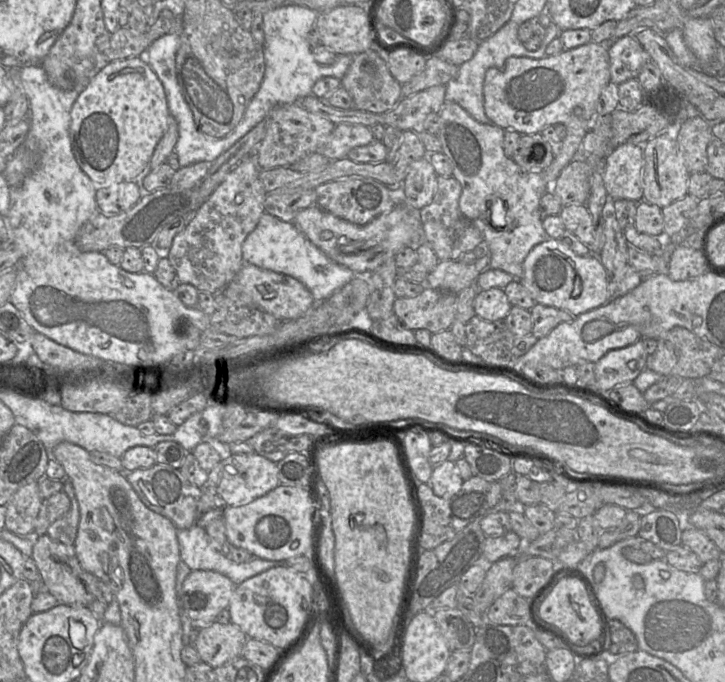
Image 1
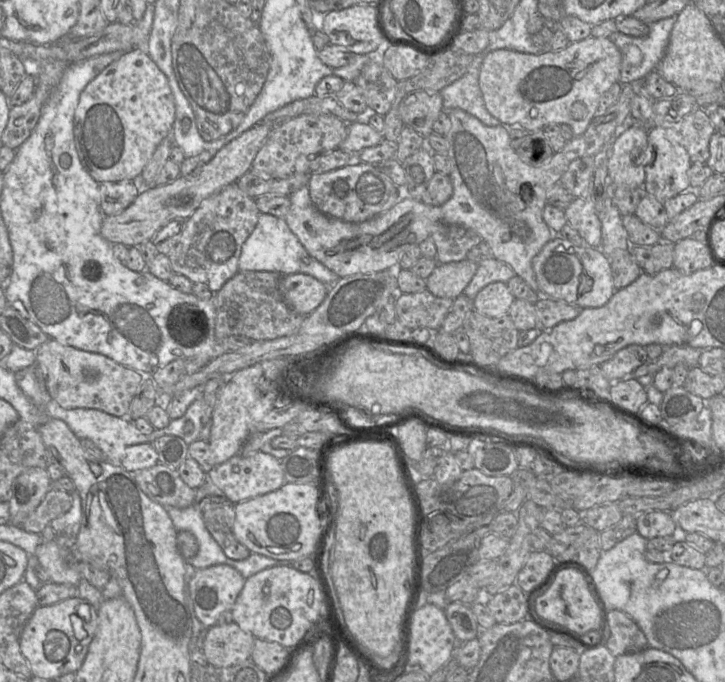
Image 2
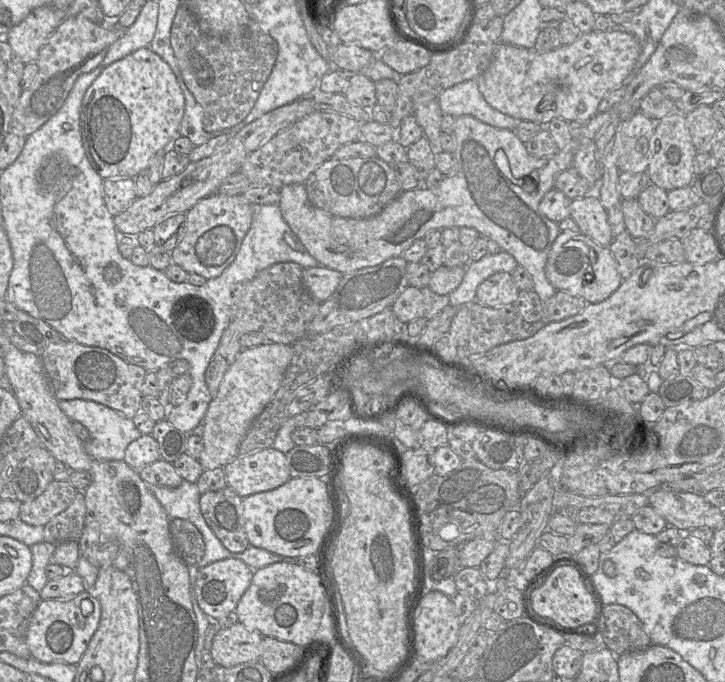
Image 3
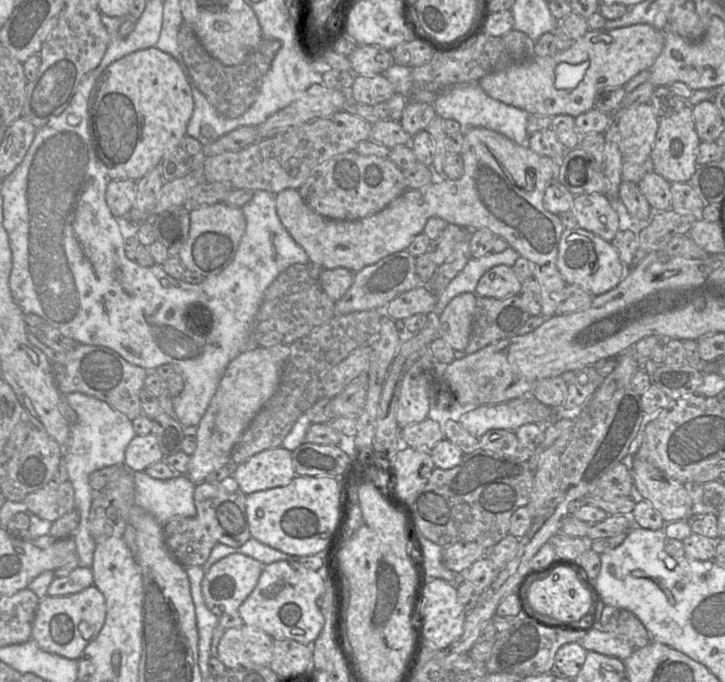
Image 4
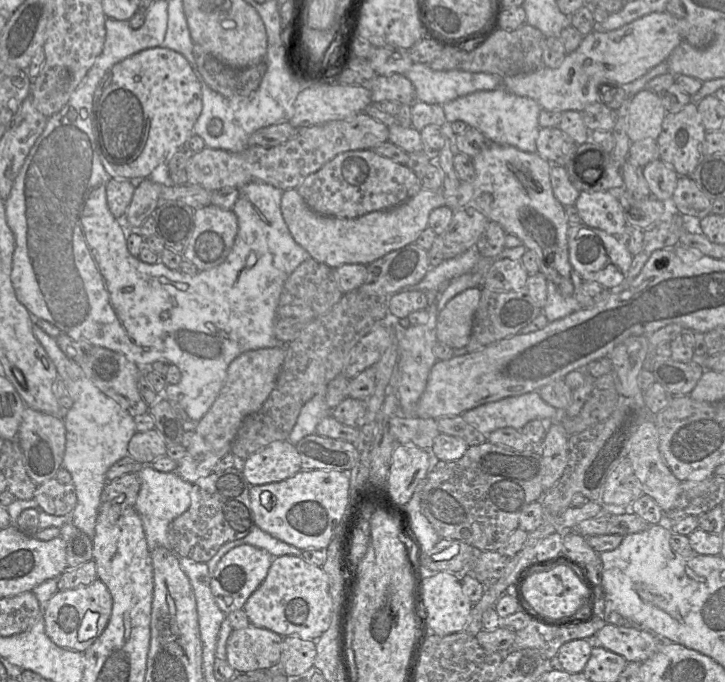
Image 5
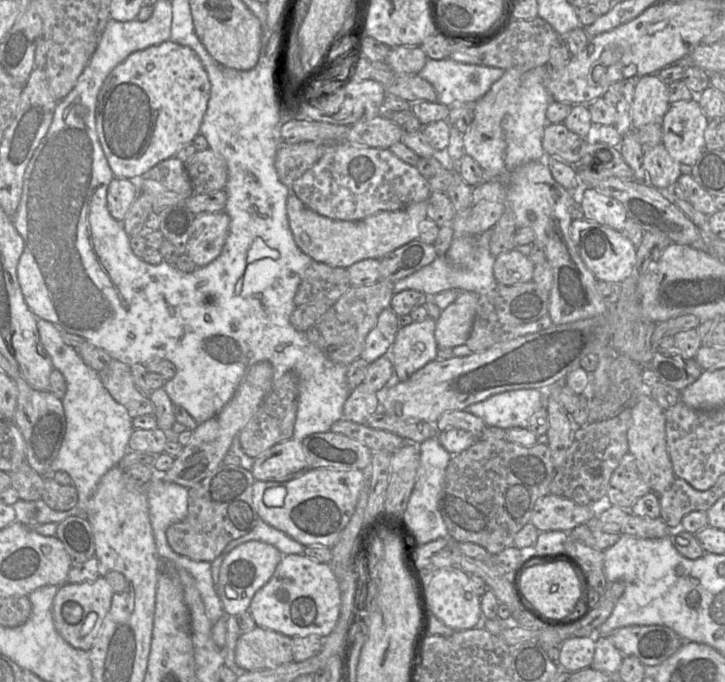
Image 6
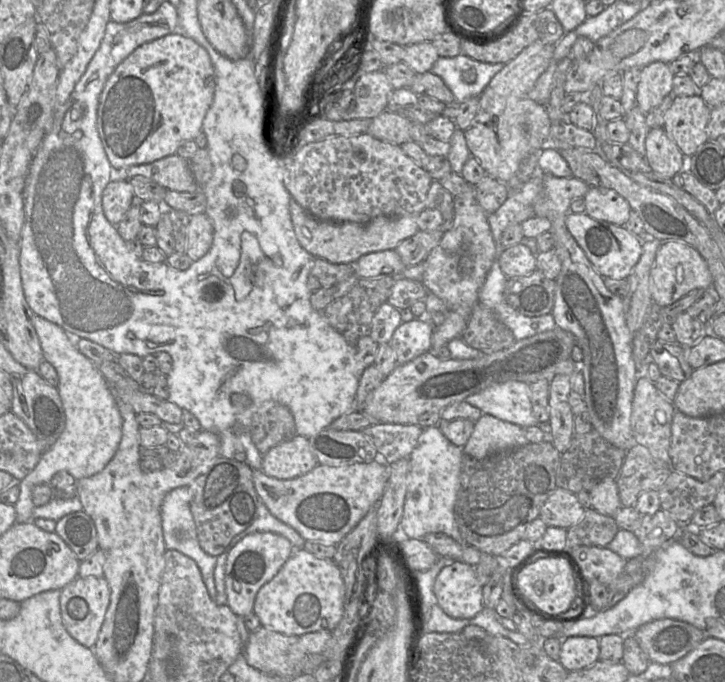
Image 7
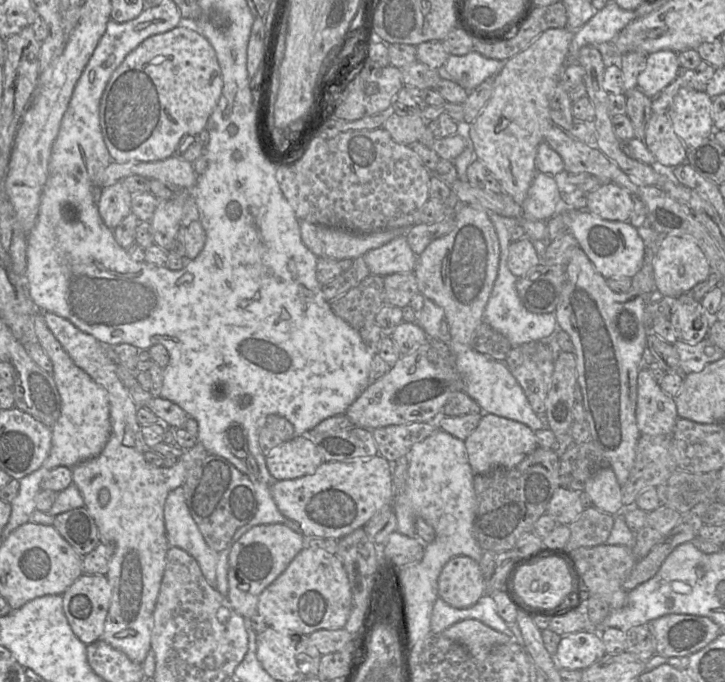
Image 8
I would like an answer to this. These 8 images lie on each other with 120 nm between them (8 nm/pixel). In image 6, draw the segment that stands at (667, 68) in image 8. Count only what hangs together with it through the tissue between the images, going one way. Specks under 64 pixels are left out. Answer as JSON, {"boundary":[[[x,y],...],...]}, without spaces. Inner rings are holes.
{"boundary":[[[657,74],[645,75],[638,80],[632,105],[632,128],[639,130],[649,124],[662,124],[671,103],[668,96],[668,84],[663,83]]]}

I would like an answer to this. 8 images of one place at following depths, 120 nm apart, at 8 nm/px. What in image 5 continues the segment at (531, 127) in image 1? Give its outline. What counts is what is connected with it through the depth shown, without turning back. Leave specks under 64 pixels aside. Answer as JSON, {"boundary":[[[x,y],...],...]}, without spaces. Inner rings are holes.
{"boundary":[[[667,11],[653,12],[642,16],[622,27],[606,31],[592,31],[583,37],[578,48],[566,55],[558,68],[541,68],[514,76],[502,78],[502,87],[518,96],[535,100],[543,110],[565,112],[575,110],[582,112],[586,106],[600,101],[599,90],[627,85],[669,57],[670,53],[683,41],[679,29],[679,19]]]}

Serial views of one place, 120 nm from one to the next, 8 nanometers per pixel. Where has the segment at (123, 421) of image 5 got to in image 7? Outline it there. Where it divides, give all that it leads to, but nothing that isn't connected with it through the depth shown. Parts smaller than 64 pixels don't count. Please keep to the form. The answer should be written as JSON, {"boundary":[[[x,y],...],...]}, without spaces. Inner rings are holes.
{"boundary":[[[36,314],[33,326],[40,340],[44,359],[57,371],[59,396],[65,412],[65,428],[56,442],[45,450],[35,468],[19,481],[20,495],[14,504],[16,523],[32,521],[35,507],[32,490],[39,484],[50,484],[59,471],[70,473],[76,480],[102,471],[115,455],[122,437],[122,417],[111,386],[98,367],[76,347],[75,339],[57,324]]]}

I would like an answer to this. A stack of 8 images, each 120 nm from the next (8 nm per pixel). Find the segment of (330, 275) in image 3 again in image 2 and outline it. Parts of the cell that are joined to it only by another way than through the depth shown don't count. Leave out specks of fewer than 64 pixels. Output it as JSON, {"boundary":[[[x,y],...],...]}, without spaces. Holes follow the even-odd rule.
{"boundary":[[[303,273],[285,275],[279,283],[283,300],[294,312],[303,316],[311,314],[322,303],[328,288],[326,284]]]}

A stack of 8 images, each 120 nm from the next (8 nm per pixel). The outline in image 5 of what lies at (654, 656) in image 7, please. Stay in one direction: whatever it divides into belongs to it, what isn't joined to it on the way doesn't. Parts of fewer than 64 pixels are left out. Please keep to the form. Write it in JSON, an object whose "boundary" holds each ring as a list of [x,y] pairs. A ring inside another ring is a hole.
{"boundary":[[[605,624],[593,637],[593,647],[601,646],[619,654],[628,663],[642,663],[651,658],[663,640],[640,627]]]}

